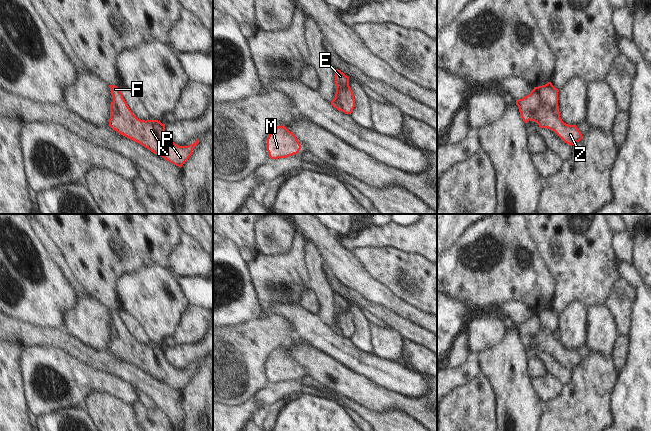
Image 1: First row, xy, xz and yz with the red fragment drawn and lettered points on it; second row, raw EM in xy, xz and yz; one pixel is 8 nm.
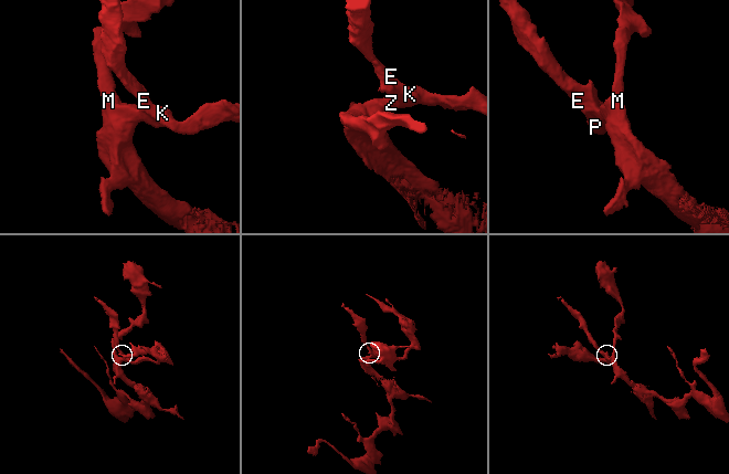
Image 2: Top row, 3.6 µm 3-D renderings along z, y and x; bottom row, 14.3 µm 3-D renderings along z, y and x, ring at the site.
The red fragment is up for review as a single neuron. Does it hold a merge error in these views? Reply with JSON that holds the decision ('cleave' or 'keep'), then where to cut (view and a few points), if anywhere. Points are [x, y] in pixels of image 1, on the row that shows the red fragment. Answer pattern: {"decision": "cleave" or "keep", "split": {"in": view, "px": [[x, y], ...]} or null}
{"decision": "cleave", "split": {"in": "yz", "px": [[537, 87], [539, 106], [526, 116], [527, 120]]}}

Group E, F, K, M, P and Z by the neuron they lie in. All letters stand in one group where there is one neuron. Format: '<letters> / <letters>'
E / F K M P Z

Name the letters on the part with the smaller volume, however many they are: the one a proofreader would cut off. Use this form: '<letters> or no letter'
E

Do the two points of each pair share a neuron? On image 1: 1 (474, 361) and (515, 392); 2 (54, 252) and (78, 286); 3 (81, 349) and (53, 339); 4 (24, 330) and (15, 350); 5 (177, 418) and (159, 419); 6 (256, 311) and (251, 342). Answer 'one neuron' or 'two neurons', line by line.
1: two neurons
2: one neuron
3: one neuron
4: two neurons
5: two neurons
6: two neurons

